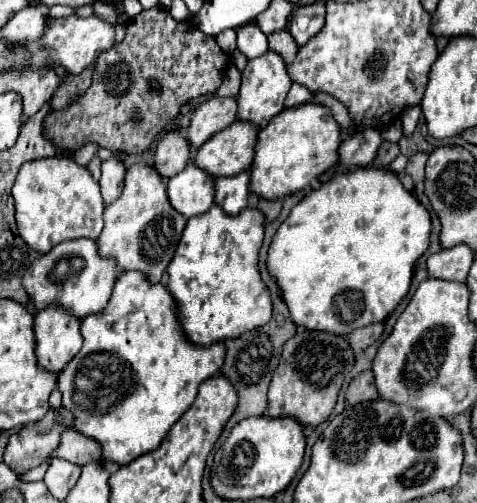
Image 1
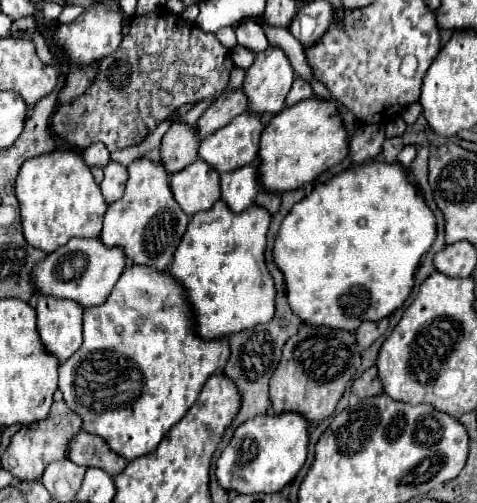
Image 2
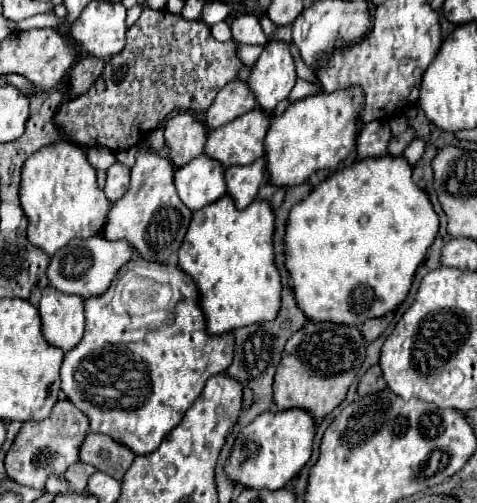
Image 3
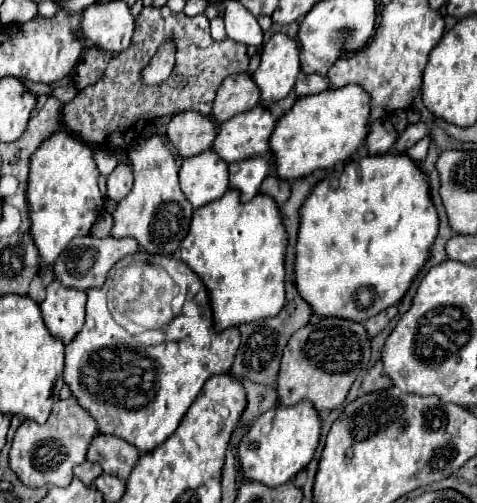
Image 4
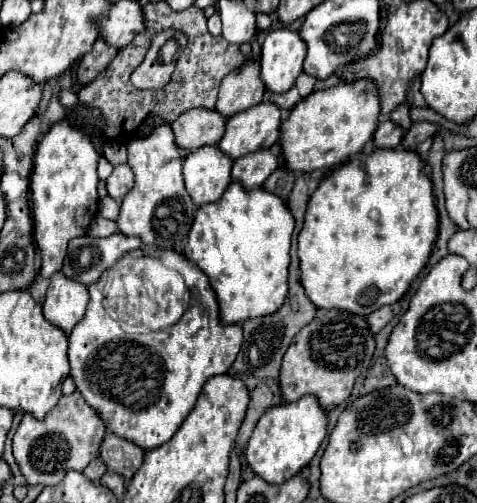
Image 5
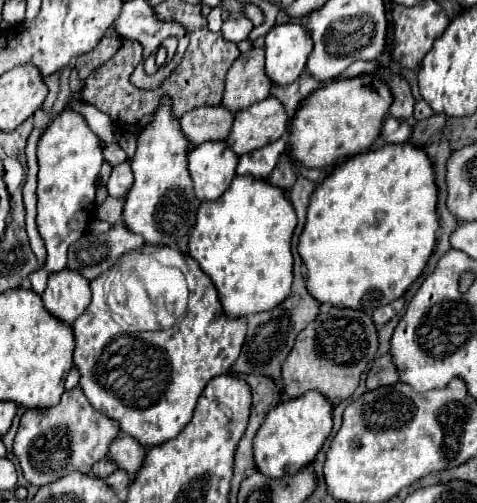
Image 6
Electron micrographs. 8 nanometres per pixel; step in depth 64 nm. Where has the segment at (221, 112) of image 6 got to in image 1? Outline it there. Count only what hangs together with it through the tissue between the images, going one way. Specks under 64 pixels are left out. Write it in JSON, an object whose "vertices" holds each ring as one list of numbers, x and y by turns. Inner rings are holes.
{"vertices":[[172,130,166,132,158,142,154,166,164,178,172,178,184,166,190,164,190,156,192,156,192,146,188,144,186,134,180,130]]}

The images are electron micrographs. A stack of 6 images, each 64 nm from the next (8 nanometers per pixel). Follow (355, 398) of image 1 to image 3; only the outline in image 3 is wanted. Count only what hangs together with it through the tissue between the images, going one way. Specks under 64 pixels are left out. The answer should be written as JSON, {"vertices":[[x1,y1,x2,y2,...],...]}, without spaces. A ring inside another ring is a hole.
{"vertices":[[372,366,358,382,358,394,360,396,366,396,366,394,374,394,374,392,380,392,386,388,386,382,382,378,382,370,380,366]]}

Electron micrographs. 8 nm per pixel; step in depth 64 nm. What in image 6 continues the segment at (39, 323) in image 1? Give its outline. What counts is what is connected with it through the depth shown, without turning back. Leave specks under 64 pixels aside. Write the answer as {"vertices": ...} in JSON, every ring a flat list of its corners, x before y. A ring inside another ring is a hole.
{"vertices":[[68,268,54,272,48,276,42,302,50,314,72,324,90,304,90,282]]}

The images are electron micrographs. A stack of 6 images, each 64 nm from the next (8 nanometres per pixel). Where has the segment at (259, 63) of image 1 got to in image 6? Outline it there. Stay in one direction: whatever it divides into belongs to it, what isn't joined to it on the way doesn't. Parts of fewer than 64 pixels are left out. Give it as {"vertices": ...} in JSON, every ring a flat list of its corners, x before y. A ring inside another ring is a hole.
{"vertices":[[286,22,286,24,274,26,266,34,264,46,266,46,266,74,270,76,272,82,284,86,298,80,298,76,304,72,308,54,312,52,312,36,306,30,304,22]]}

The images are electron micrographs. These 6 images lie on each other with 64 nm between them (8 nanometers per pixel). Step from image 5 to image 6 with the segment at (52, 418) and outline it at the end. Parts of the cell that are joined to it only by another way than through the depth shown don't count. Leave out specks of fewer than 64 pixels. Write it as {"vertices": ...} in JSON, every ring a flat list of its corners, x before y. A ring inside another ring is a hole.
{"vertices":[[76,386,64,392,58,406,44,412,24,412,14,438,14,454,20,460,24,478,34,486,44,486,70,472,90,472,92,464,108,456,110,444,118,436,120,428,116,428,116,422,92,408,80,386]]}

